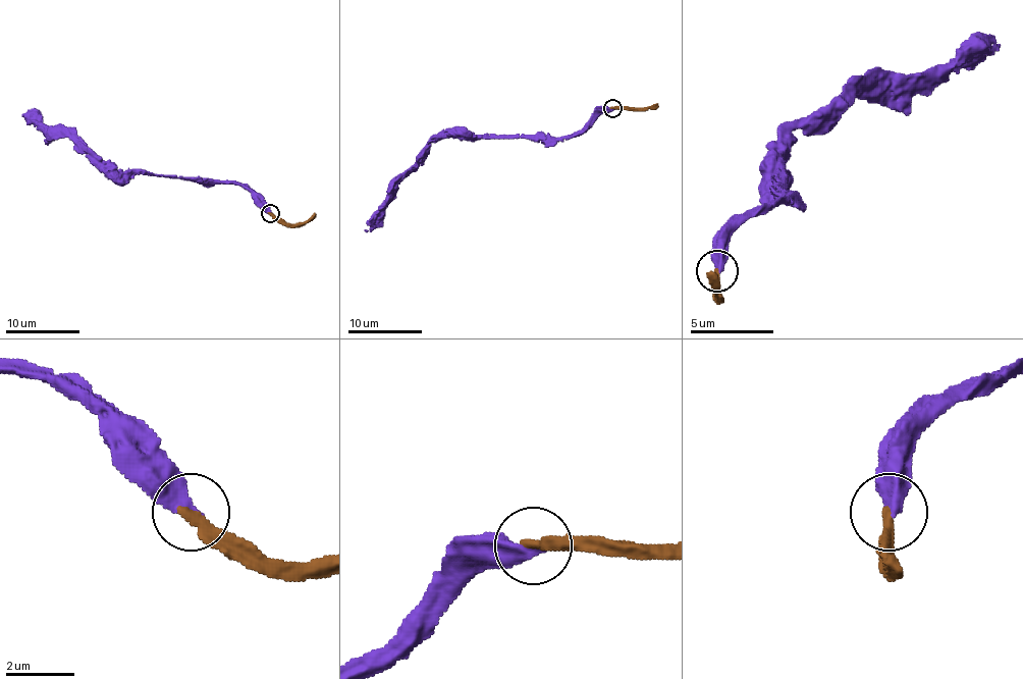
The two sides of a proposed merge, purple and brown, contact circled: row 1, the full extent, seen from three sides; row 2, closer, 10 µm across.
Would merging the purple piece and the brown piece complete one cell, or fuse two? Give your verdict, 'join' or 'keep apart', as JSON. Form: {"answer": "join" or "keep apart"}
{"answer": "keep apart"}

